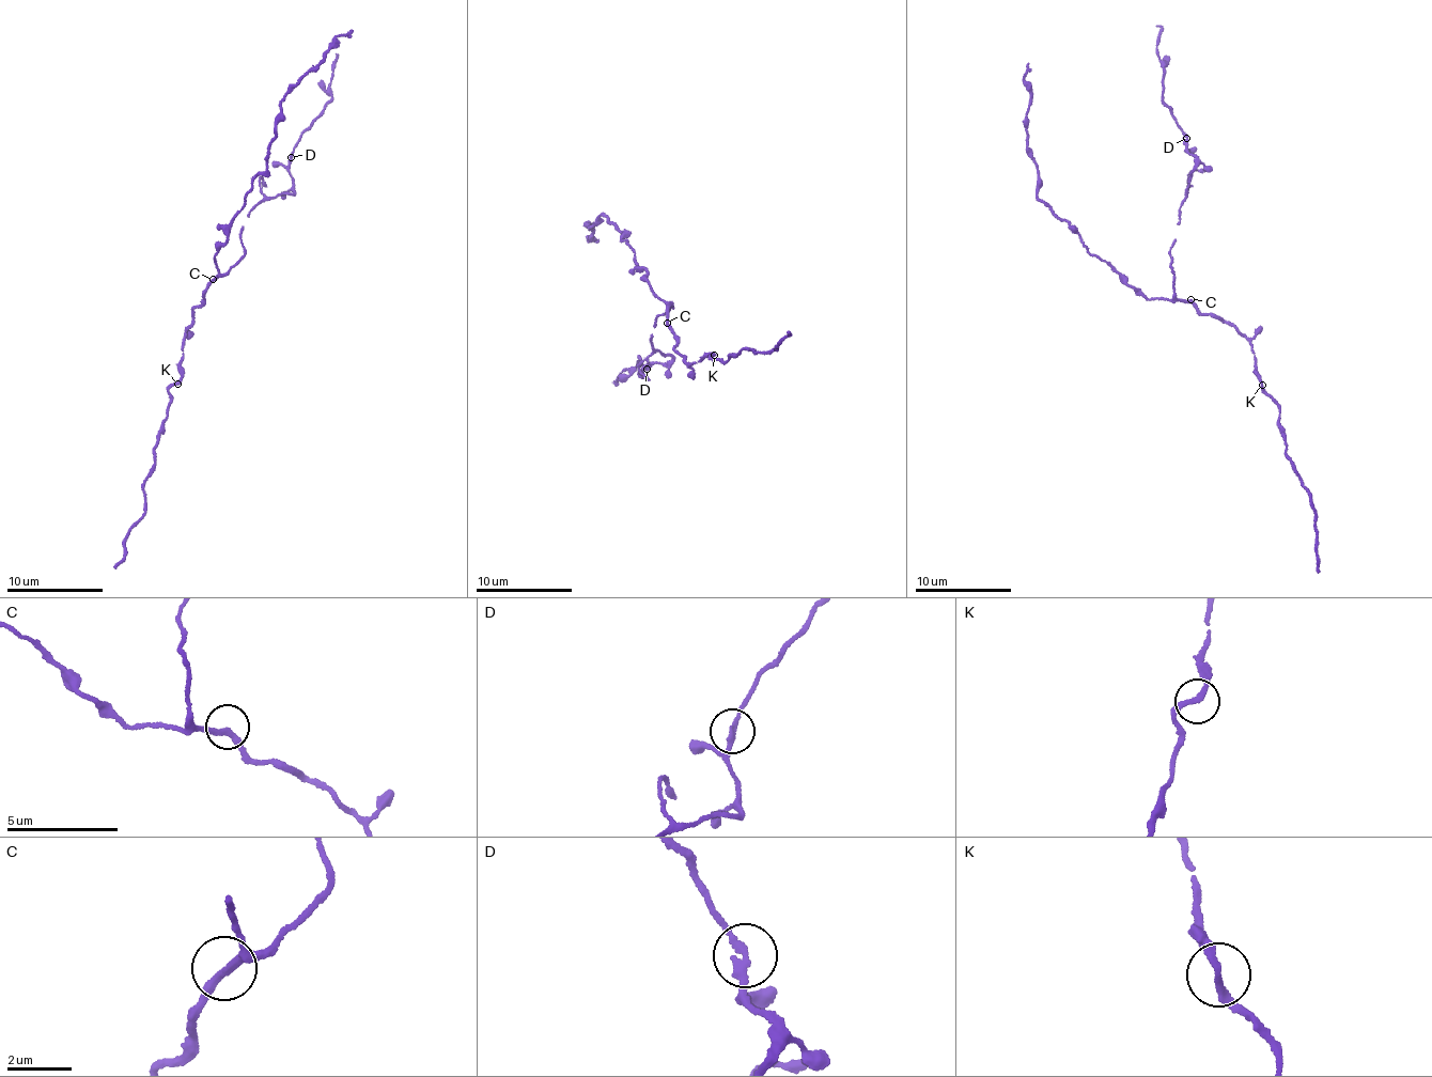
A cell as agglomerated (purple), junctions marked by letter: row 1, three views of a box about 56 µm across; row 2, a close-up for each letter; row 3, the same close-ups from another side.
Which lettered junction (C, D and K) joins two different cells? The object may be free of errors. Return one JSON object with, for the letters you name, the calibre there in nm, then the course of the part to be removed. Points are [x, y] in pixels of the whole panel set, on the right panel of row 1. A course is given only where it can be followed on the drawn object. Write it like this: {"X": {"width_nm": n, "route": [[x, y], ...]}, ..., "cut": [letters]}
{"cut": []}

